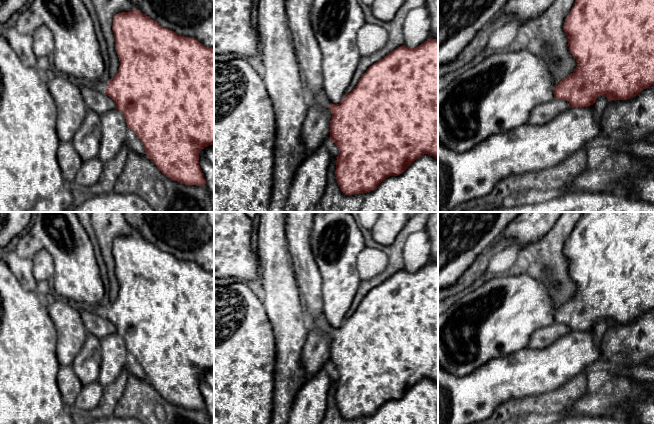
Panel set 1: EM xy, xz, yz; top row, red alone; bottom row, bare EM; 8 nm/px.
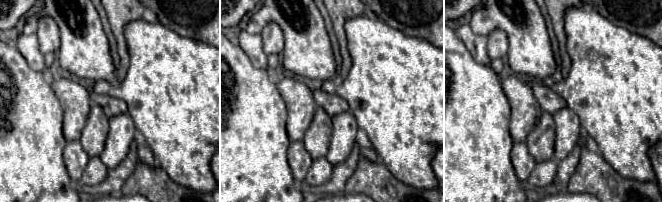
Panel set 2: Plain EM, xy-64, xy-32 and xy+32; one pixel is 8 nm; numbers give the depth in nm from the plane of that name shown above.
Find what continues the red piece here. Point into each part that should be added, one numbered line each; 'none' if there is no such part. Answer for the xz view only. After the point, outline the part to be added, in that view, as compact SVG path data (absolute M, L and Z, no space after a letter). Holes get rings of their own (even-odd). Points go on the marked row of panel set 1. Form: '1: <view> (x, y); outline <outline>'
1: xz (320, 99); outline M324 90L318 91L313 96L307 96L310 107L322 107L326 108L331 104Z

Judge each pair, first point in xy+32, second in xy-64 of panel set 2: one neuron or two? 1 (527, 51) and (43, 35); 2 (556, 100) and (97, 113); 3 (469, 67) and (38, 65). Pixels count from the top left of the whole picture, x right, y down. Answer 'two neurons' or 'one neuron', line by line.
1: two neurons
2: two neurons
3: two neurons

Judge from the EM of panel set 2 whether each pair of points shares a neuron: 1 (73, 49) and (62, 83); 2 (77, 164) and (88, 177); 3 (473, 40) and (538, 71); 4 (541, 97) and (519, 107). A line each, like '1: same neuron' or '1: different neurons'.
1: different neurons
2: different neurons
3: different neurons
4: different neurons

